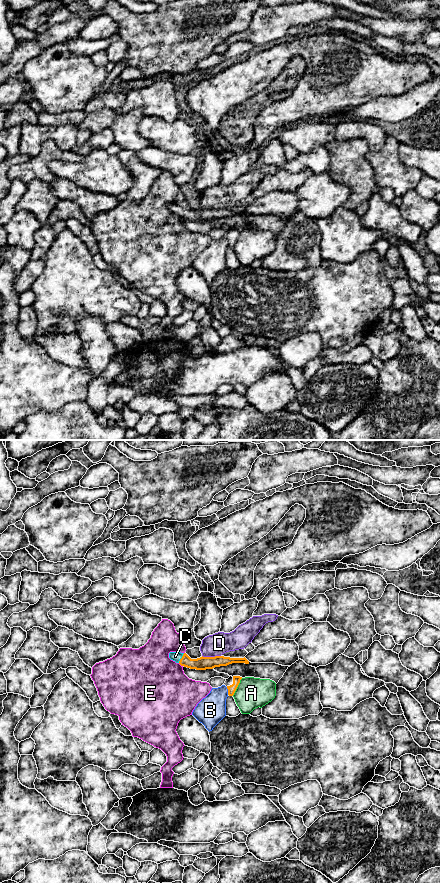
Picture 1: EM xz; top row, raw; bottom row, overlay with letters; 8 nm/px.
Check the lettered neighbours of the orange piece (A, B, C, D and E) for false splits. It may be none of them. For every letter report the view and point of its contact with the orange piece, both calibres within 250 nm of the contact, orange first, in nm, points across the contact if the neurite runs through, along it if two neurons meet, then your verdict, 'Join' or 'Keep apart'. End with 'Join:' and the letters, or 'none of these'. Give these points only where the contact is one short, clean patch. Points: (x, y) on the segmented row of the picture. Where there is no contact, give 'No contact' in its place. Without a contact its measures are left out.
A: Touches orange at xz (237, 686). Thickness 70 nm (orange) against 260 nm. Keep apart
B: Touches orange at xz (228, 691). Thickness 70 nm (orange) against 220 nm. Keep apart
C: Touches orange at xz (181, 658). Thickness 110 nm (orange) against 80 nm. Path across: xz (202, 663), (189, 663), (181, 658), (175, 656). Join
D: Touches orange at xz (211, 657). Thickness 110 nm (orange) against 180 nm. Boundary: xz (202, 655), (220, 656). Keep apart
E: Touches orange at xz (180, 664). Thickness 110 nm (orange) against 480 nm. Keep apart
Join: C

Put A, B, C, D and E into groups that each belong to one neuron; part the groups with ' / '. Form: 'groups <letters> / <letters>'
groups A / B / C / D / E

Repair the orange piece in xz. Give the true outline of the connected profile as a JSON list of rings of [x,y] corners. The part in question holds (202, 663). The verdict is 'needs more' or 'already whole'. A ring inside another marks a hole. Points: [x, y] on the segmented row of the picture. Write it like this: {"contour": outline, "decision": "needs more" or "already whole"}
{"contour": [[[170,652],[169,658],[181,666],[196,669],[196,670],[206,670],[213,669],[215,667],[227,666],[232,663],[245,663],[249,664],[249,661],[244,658],[230,658],[224,656],[215,657],[200,657],[197,659],[191,659],[186,653],[181,652]]], "decision": "needs more"}

